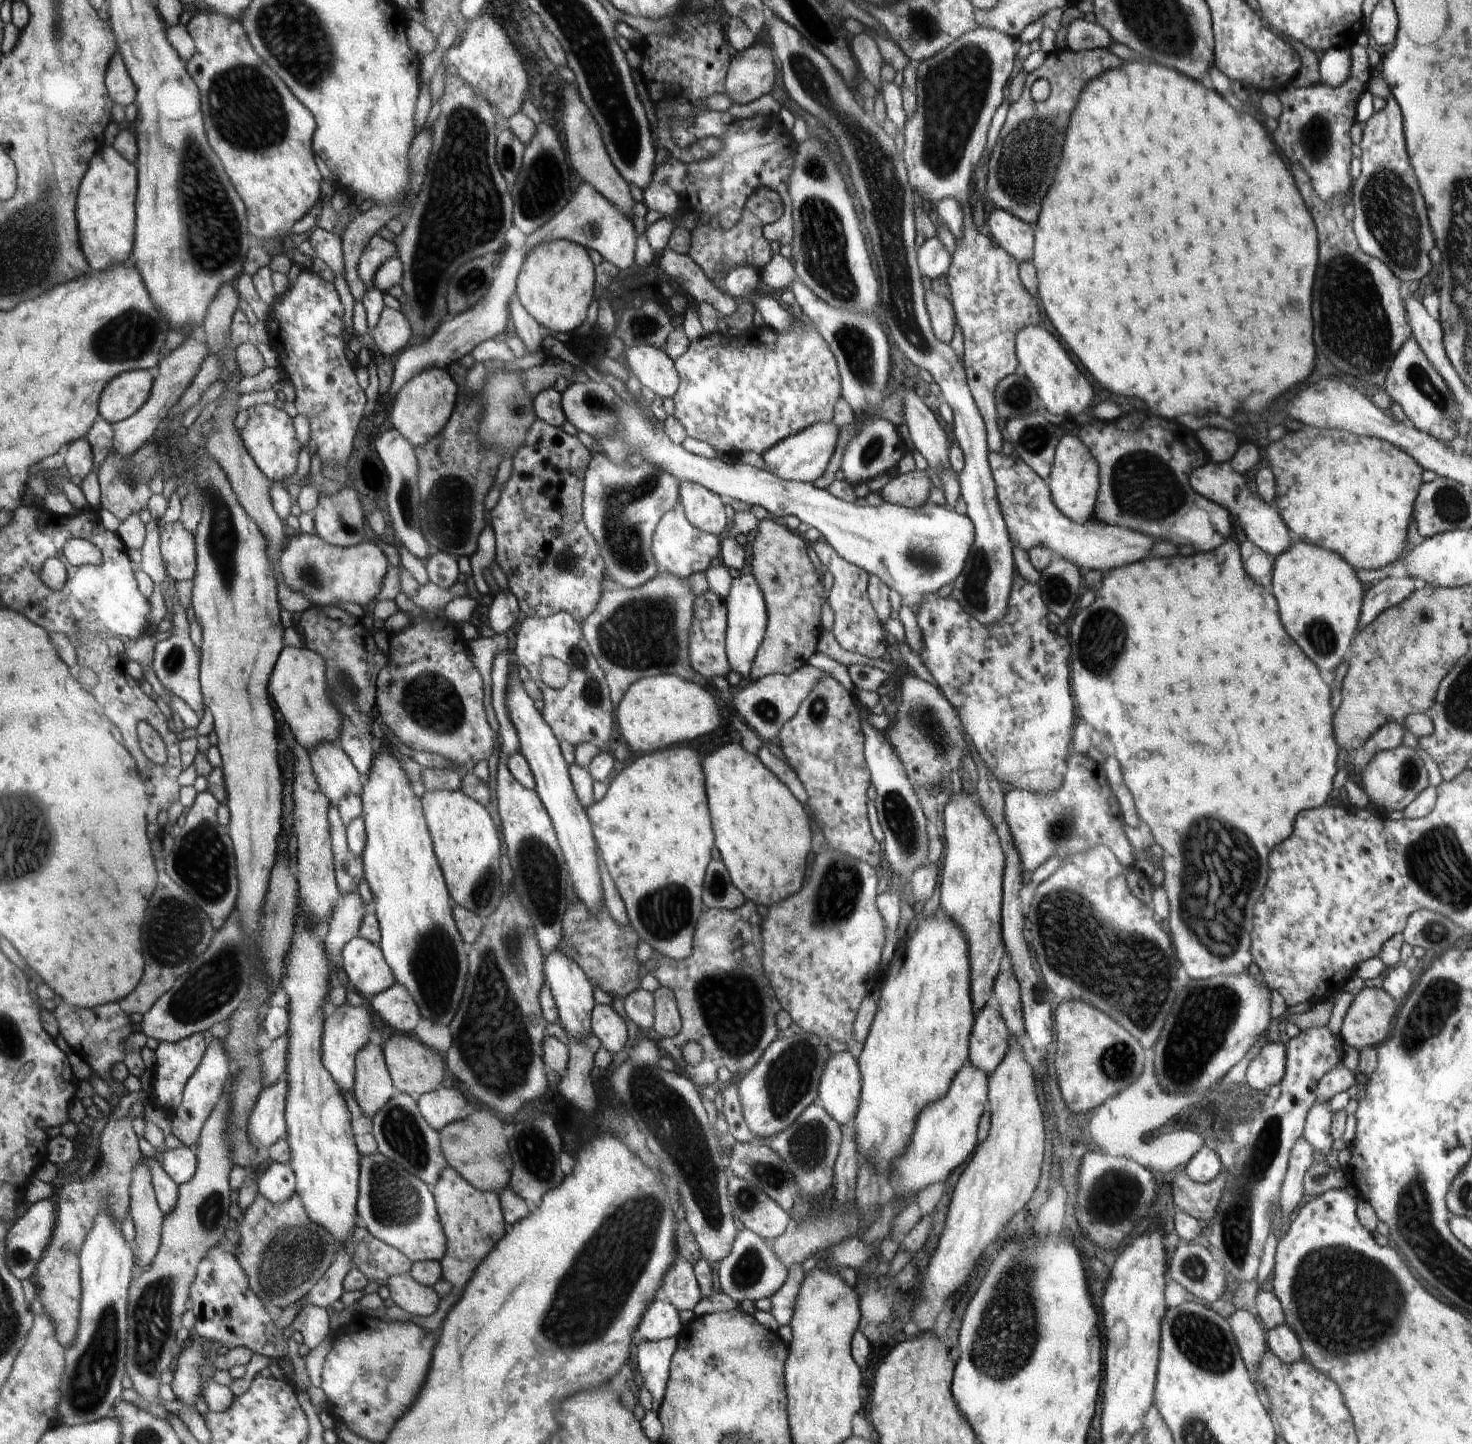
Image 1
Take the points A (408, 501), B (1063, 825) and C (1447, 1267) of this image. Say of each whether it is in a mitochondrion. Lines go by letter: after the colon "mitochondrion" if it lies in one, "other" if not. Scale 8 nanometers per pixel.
A: mitochondrion
B: mitochondrion
C: mitochondrion

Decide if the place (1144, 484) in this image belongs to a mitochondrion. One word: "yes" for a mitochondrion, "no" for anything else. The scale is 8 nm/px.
yes

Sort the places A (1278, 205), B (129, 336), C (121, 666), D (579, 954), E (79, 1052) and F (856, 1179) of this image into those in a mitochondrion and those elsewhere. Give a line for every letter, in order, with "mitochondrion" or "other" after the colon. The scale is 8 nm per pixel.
A: other
B: mitochondrion
C: other
D: other
E: other
F: other

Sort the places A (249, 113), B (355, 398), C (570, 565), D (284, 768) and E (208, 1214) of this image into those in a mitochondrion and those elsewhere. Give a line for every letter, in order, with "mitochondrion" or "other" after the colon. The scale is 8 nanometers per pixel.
A: mitochondrion
B: other
C: mitochondrion
D: other
E: mitochondrion

